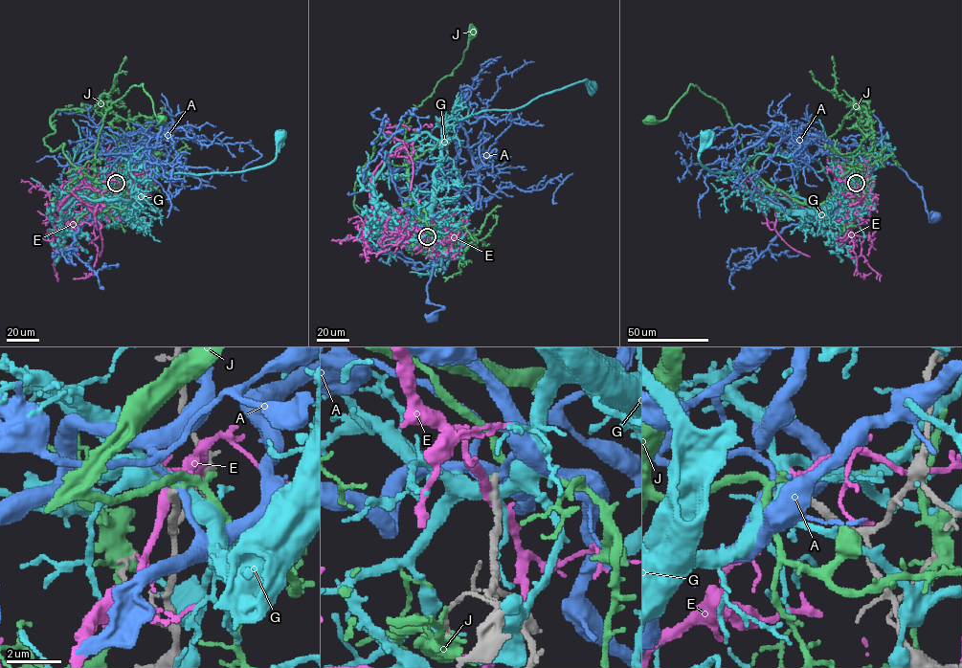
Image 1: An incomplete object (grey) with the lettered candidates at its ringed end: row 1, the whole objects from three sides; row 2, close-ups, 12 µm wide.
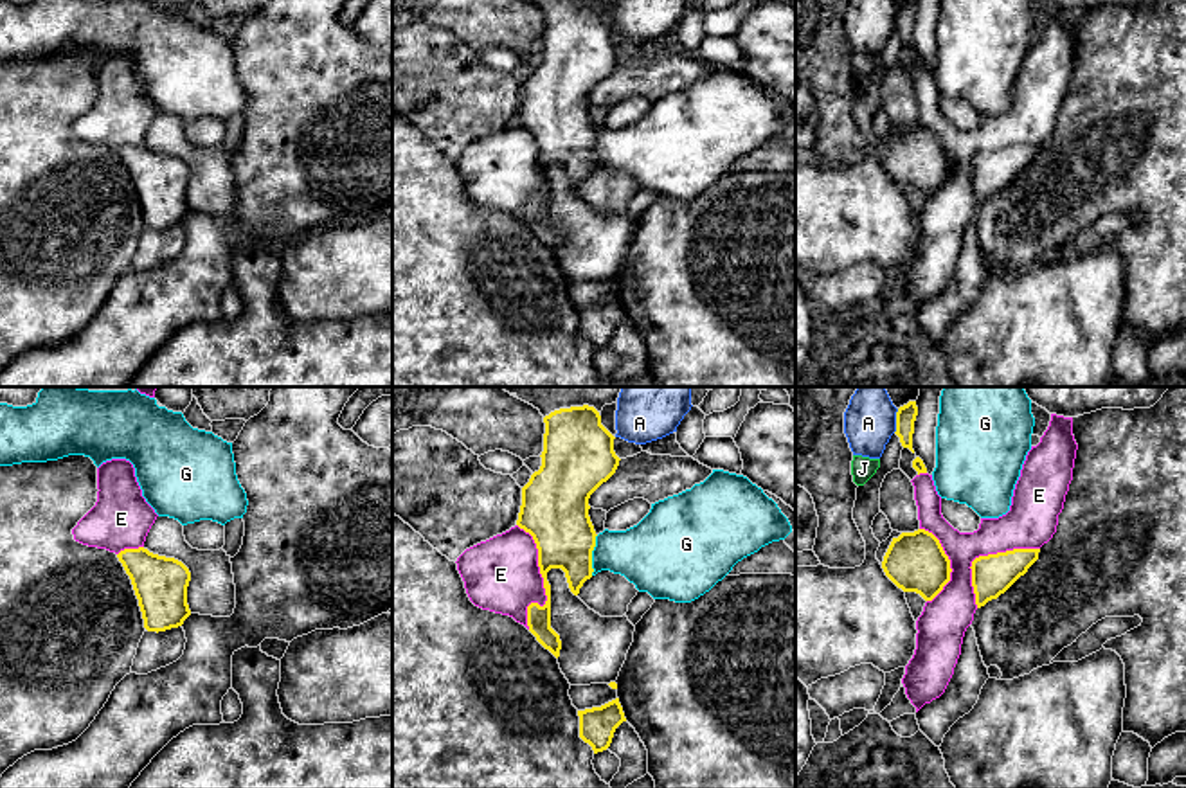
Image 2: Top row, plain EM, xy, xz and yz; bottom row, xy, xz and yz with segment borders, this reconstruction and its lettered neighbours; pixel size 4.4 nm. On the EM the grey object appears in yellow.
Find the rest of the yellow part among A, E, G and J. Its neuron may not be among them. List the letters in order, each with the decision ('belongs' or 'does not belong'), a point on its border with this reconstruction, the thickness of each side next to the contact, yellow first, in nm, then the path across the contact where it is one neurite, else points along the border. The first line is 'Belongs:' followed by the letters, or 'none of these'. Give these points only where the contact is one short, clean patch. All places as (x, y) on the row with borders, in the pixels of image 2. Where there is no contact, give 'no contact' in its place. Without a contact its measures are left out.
Belongs: none of these
A: does not belong; meets yellow in yz at (897, 421); 90 nm thick on the yellow side, 240 nm on the other
E: does not belong; meets yellow in xz at (544, 582); 260 nm thick on the yellow side, 340 nm on the other
G: does not belong; meets yellow in xz at (591, 555); 300 nm thick on the yellow side, 280 nm on the other
J: does not belong; no contact

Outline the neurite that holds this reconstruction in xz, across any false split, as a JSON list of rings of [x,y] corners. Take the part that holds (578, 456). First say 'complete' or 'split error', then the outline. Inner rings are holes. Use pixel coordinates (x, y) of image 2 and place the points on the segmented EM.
split error; [[[499,387],[540,410],[545,423],[542,466],[522,488],[522,506],[517,525],[529,533],[538,549],[538,567],[544,578],[547,601],[544,606],[527,606],[527,626],[536,640],[560,657],[562,640],[551,628],[551,585],[547,572],[562,569],[574,595],[592,578],[592,551],[596,531],[589,516],[590,495],[606,482],[619,466],[614,452],[614,435],[601,425],[605,405],[617,401],[623,387]]]

